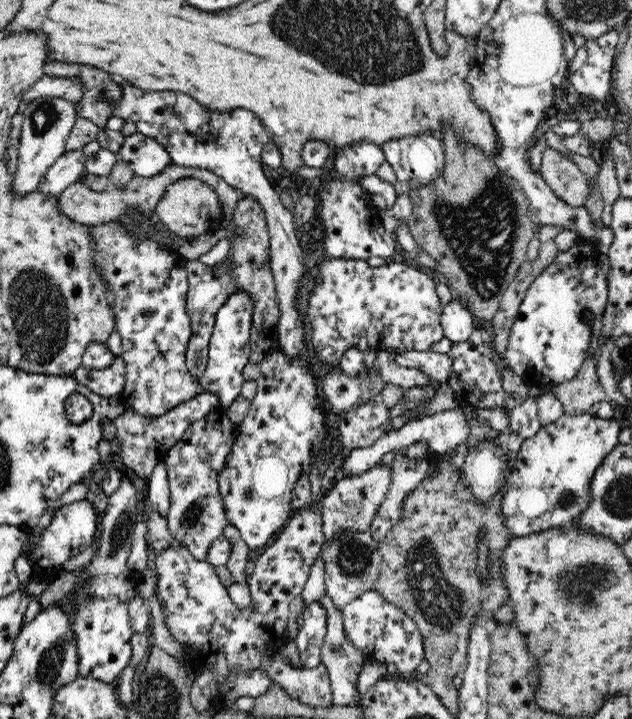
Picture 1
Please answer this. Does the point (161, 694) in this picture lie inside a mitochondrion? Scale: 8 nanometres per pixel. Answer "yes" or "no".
yes

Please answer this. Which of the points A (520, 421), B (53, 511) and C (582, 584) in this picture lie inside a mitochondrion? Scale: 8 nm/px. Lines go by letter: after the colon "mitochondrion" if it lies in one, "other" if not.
A: other
B: other
C: mitochondrion

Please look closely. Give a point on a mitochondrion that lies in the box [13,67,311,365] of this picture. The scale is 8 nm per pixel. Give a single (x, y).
(45, 116)

